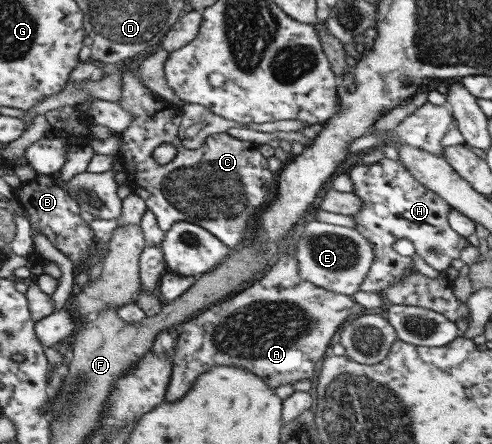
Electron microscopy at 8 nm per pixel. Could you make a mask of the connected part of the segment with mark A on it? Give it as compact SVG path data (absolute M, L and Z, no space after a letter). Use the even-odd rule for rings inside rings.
M282 254L273 261L259 280L246 289L184 321L175 345L175 369L165 402L182 401L184 395L192 389L196 377L216 365L247 369L263 377L272 389L301 379L310 379L314 375L316 361L322 359L326 345L330 345L330 339L338 331L338 327L345 323L348 317L358 316L362 311L363 307L358 305L352 296L334 293L300 279L294 256Z

